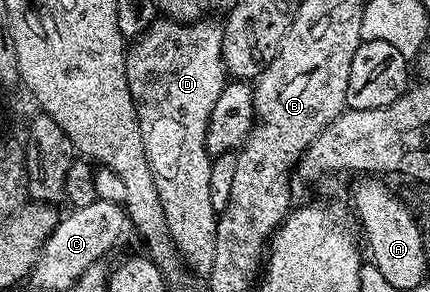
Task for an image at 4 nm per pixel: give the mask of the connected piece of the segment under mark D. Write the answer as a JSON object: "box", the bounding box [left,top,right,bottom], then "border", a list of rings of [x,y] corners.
{"box":[125,16,227,276],"border":[[[206,16],[195,22],[177,22],[174,18],[158,17],[141,34],[128,43],[125,56],[125,75],[127,76],[127,88],[131,92],[131,100],[137,109],[139,120],[139,132],[143,136],[143,148],[147,152],[147,160],[151,164],[151,172],[155,176],[155,188],[159,192],[159,200],[163,204],[163,212],[167,212],[167,224],[171,236],[177,245],[177,251],[181,254],[181,261],[189,265],[190,270],[198,276],[207,276],[215,264],[215,240],[217,239],[217,222],[219,212],[211,204],[211,168],[213,158],[209,153],[207,139],[209,136],[209,121],[213,119],[213,113],[217,107],[219,96],[227,88],[227,71],[225,68],[225,28],[220,21]]]}

